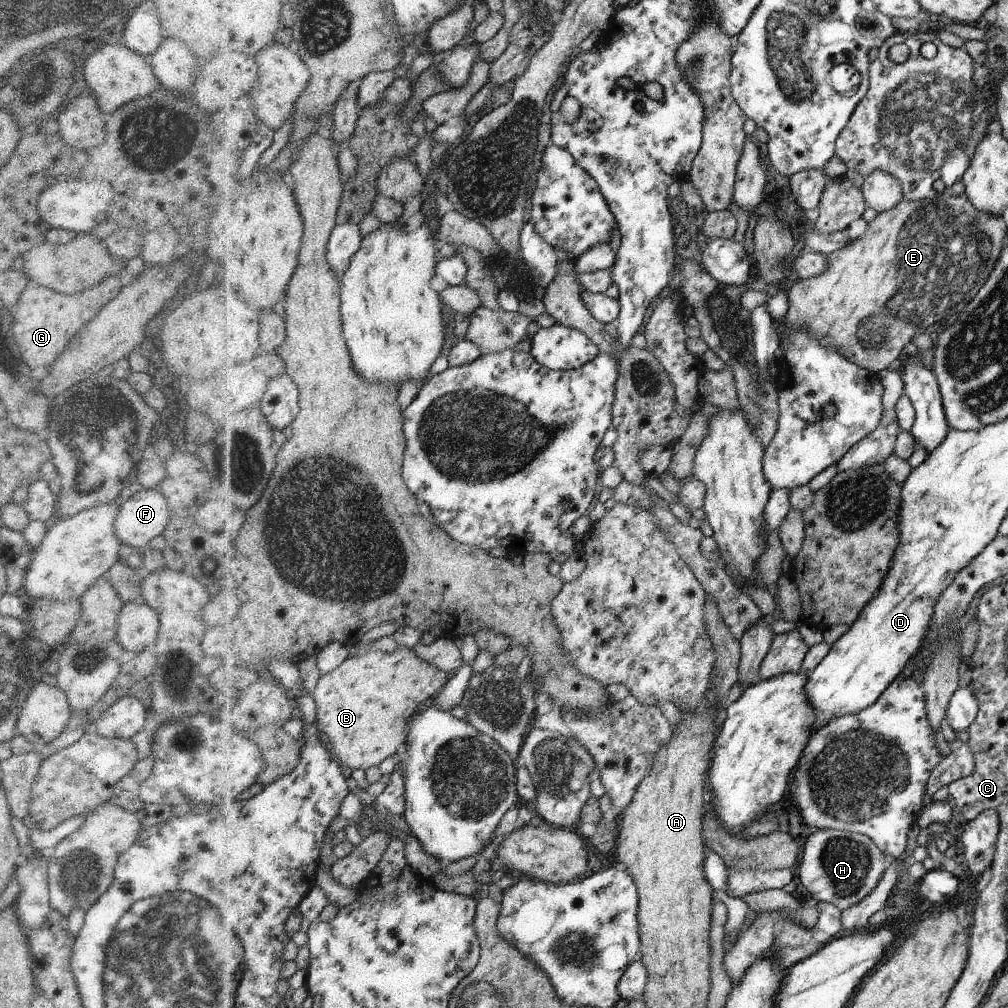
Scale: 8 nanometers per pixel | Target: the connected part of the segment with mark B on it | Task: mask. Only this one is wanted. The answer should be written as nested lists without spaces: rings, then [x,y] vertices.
[[[400,647],[396,652],[368,650],[348,659],[334,672],[323,675],[314,697],[319,710],[318,720],[323,736],[347,769],[366,769],[382,764],[386,758],[399,754],[400,748],[409,740],[409,730],[413,717],[420,712],[420,706],[436,697],[451,679],[452,675],[437,665],[426,662],[410,647]]]

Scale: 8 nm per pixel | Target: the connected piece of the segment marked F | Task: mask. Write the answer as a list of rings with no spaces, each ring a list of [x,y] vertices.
[[[143,489],[134,495],[130,495],[125,499],[124,504],[120,506],[118,516],[114,520],[114,532],[123,547],[136,547],[138,550],[143,551],[153,538],[165,532],[171,518],[172,512],[168,508],[166,498],[159,494],[156,489]]]

